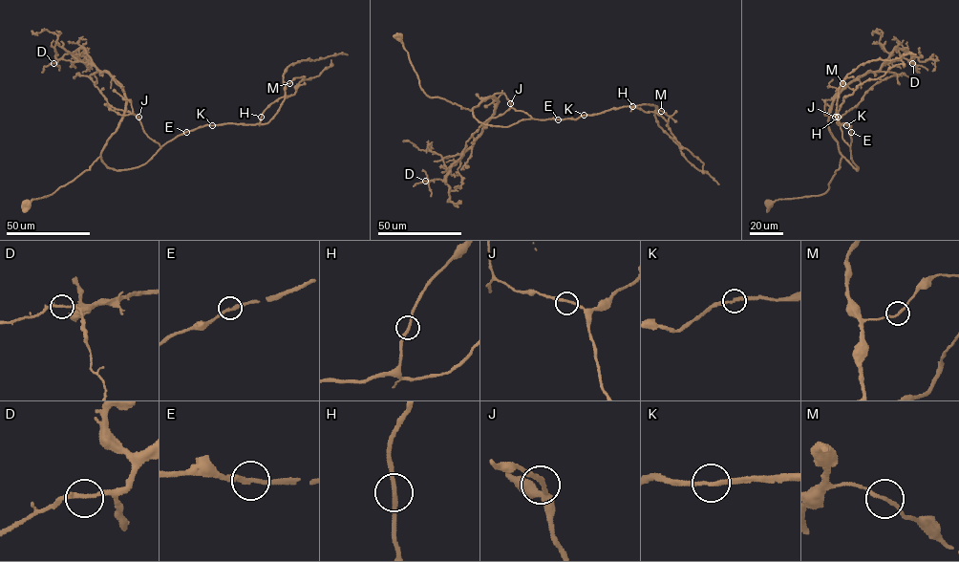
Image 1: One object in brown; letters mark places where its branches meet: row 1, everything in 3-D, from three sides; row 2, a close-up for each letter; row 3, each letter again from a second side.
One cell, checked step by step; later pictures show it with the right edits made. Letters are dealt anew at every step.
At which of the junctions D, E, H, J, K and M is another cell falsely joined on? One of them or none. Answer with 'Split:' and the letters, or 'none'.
Split: none

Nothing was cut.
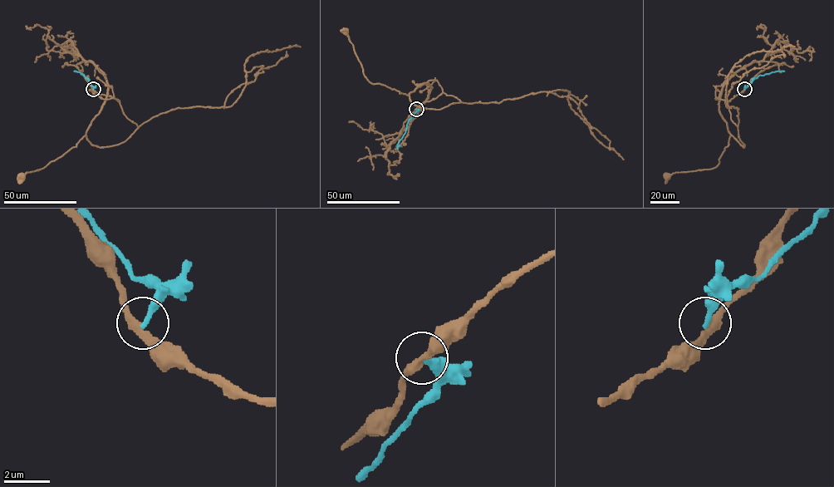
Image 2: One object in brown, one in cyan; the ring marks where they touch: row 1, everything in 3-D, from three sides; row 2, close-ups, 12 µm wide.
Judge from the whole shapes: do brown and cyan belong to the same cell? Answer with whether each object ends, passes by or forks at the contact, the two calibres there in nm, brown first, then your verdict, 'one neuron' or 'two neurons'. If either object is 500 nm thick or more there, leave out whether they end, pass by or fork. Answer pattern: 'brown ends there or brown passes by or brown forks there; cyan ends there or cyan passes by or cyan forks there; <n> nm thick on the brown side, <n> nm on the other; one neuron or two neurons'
brown passes by; cyan ends there; 340 nm thick on the brown side, 260 nm on the other; two neurons

